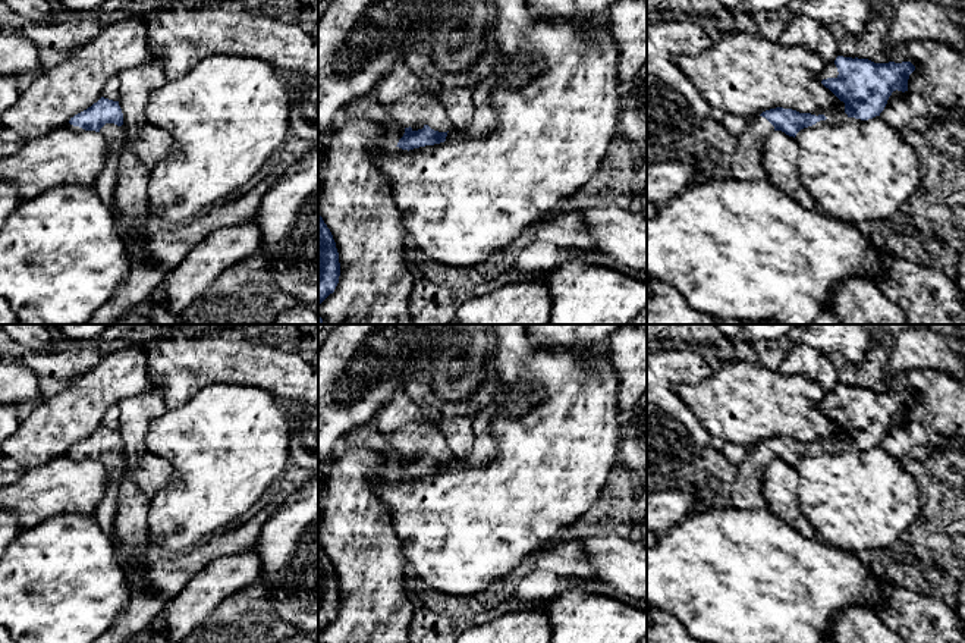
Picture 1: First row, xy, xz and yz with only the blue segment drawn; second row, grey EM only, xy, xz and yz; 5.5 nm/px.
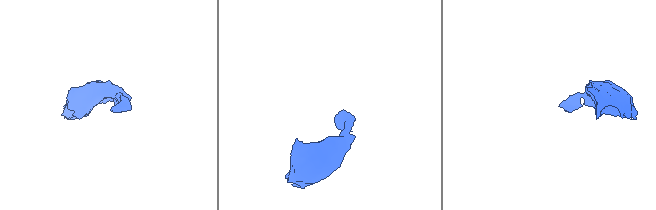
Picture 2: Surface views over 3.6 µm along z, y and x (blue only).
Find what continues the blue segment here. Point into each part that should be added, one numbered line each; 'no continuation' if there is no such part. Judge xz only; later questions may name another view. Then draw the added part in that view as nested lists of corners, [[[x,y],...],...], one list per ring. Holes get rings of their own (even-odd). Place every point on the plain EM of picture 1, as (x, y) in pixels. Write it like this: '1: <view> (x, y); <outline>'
1: xz (417, 436); [[[422,421],[408,423],[389,432],[387,439],[405,457],[424,452],[439,461],[453,458],[437,424],[431,426]]]

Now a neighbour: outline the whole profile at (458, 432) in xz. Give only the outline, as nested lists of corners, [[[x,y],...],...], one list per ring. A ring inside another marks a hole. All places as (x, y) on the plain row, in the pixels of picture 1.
[[[452,415],[437,423],[455,458],[463,458],[474,446],[475,433],[471,415]]]

